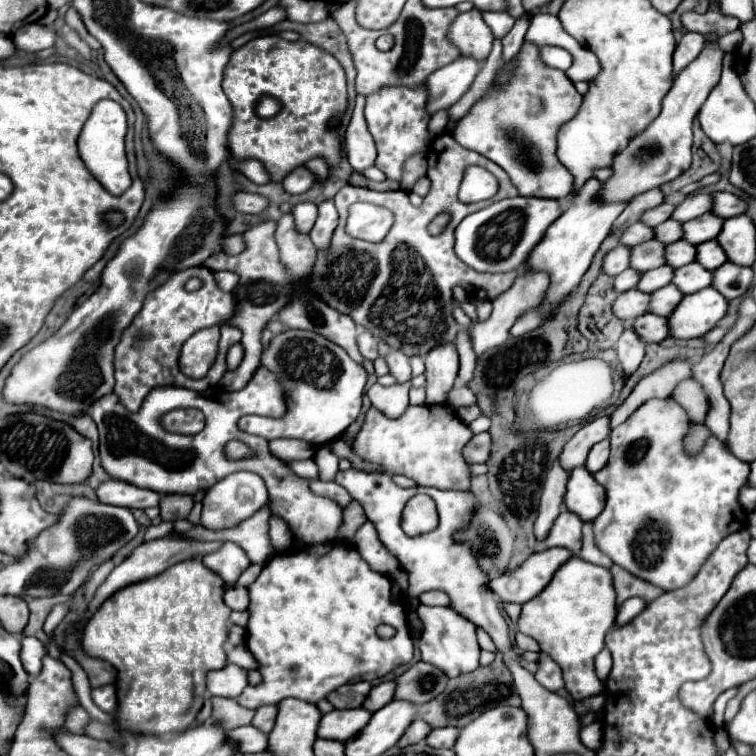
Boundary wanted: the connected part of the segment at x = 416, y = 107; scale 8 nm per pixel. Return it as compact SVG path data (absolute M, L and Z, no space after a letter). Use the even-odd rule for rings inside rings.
M420 85L416 89L408 87L384 87L372 95L366 97L364 117L368 123L368 131L372 133L378 149L376 167L394 181L400 181L402 177L402 163L428 147L428 121L430 115L426 113L426 87Z

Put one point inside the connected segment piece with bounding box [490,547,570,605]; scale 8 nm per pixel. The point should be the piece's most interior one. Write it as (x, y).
(525, 582)

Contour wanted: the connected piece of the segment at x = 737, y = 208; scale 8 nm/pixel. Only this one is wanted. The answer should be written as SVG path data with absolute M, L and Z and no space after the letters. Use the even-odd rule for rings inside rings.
M712 193L712 213L718 217L736 217L746 211L746 203L732 193Z

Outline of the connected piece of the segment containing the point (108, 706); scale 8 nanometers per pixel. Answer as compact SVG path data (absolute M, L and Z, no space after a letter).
M108 685L102 689L92 689L92 699L94 703L106 711L106 713L116 713L118 709L118 693L116 693L116 685Z

